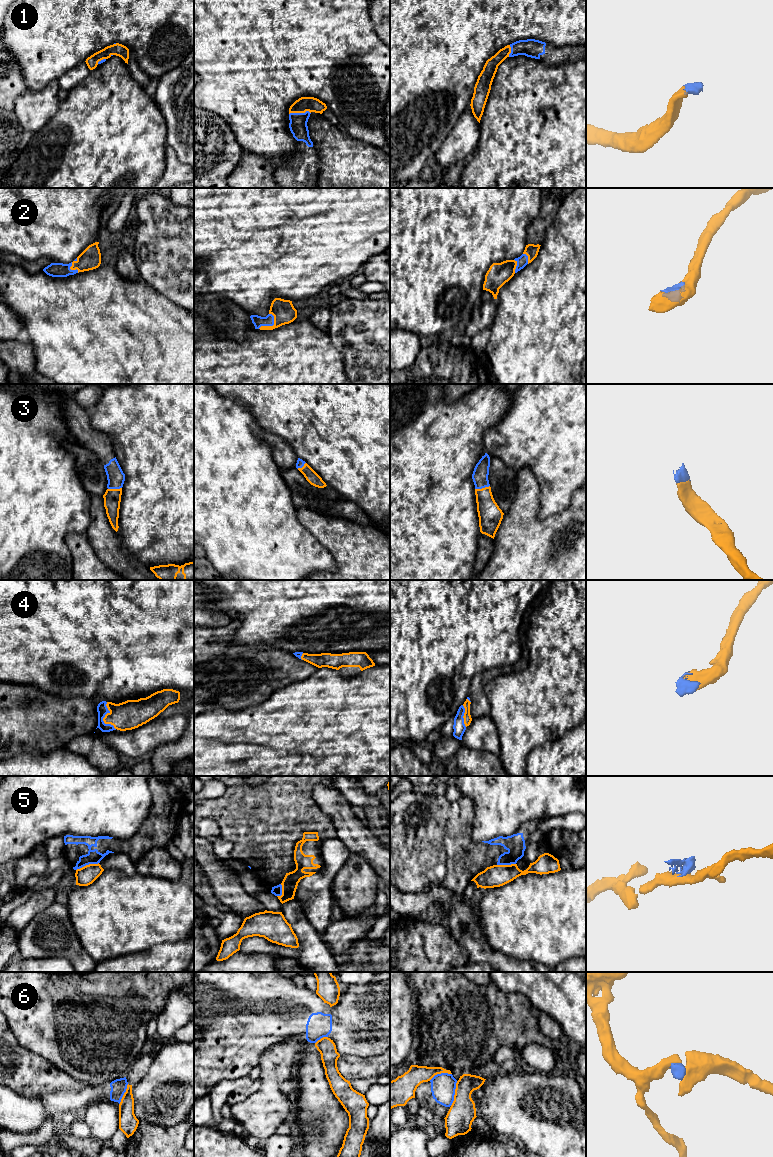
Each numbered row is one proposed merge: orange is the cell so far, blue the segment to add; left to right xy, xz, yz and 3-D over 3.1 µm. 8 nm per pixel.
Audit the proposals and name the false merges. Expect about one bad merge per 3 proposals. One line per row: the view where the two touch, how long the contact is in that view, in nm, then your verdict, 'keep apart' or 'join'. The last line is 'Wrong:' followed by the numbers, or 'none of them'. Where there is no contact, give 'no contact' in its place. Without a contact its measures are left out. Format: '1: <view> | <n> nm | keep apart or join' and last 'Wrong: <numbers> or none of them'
1: xz | 180 nm | join
2: xz | 170 nm | join
3: yz | 120 nm | join
4: xy | 240 nm | join
5: xy | 200 nm | keep apart
6: yz | 200 nm | keep apart
Wrong: 5, 6

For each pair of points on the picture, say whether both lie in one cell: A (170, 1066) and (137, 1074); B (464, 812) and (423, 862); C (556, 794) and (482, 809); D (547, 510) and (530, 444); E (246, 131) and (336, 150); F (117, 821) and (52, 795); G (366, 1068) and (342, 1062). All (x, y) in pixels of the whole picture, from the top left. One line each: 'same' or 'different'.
A: different
B: same
C: same
D: same
E: different
F: same
G: same

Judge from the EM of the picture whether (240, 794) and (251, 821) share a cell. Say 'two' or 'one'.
one

